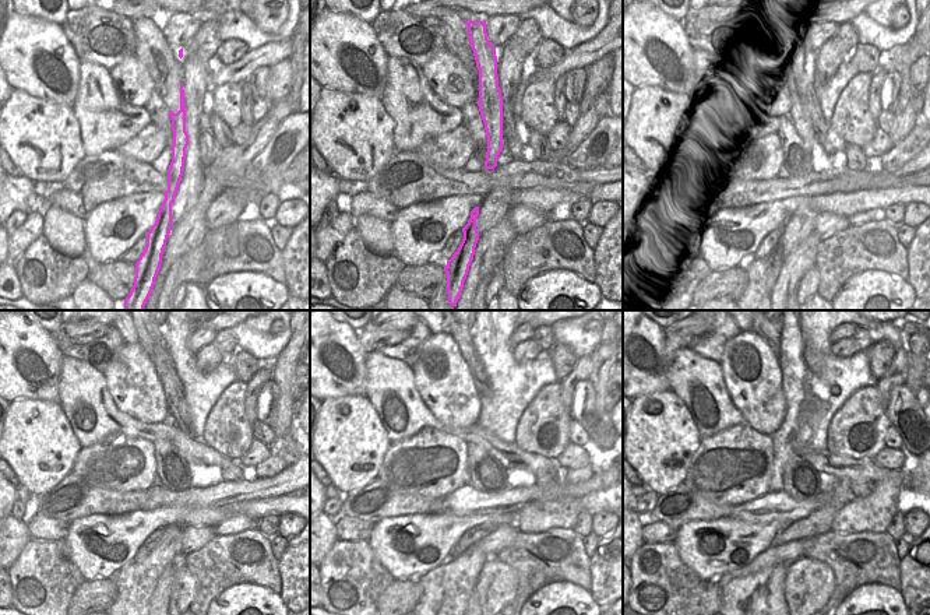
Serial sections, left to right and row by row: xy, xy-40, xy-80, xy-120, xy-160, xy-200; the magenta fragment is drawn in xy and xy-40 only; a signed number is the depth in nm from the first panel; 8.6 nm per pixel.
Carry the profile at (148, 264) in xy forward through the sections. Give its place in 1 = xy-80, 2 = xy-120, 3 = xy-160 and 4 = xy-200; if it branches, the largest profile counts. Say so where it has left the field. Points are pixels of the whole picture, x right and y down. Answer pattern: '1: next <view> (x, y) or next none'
1: next xy-80 (786, 31)
2: next xy-120 (151, 338)
3: next xy-160 (465, 344)
4: next xy-200 (772, 338)

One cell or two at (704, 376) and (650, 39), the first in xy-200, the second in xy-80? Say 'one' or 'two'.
two

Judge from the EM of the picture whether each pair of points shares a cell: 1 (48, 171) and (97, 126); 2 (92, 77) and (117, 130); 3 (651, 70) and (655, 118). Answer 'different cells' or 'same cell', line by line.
1: different cells
2: same cell
3: different cells

